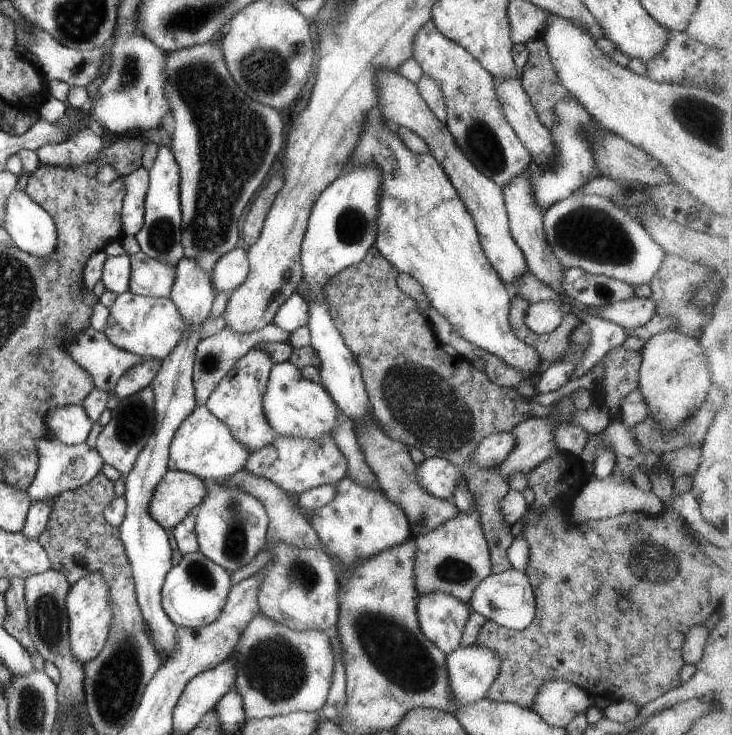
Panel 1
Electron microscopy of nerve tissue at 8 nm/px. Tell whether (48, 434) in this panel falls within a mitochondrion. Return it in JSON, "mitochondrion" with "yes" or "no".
{"mitochondrion":"no"}

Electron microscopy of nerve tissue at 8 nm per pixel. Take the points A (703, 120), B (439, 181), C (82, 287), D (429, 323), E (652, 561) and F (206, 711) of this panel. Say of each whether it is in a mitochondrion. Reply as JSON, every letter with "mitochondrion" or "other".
{"A":"mitochondrion","B":"other","C":"other","D":"other","E":"mitochondrion","F":"other"}

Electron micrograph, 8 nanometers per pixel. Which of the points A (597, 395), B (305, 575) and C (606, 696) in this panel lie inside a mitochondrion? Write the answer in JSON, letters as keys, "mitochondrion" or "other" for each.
{"A":"other","B":"mitochondrion","C":"other"}

